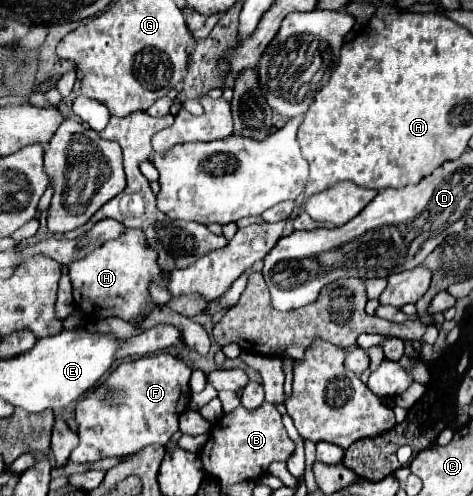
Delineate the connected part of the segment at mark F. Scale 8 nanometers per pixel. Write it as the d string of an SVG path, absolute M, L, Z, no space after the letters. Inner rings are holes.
M158 354L158 356L146 356L146 358L122 362L98 388L94 388L76 404L80 444L72 450L70 460L96 462L110 456L134 454L138 448L144 448L148 444L166 446L172 434L178 430L180 414L190 406L190 386L188 386L190 374L192 368L184 364L180 358L174 358L170 354Z

